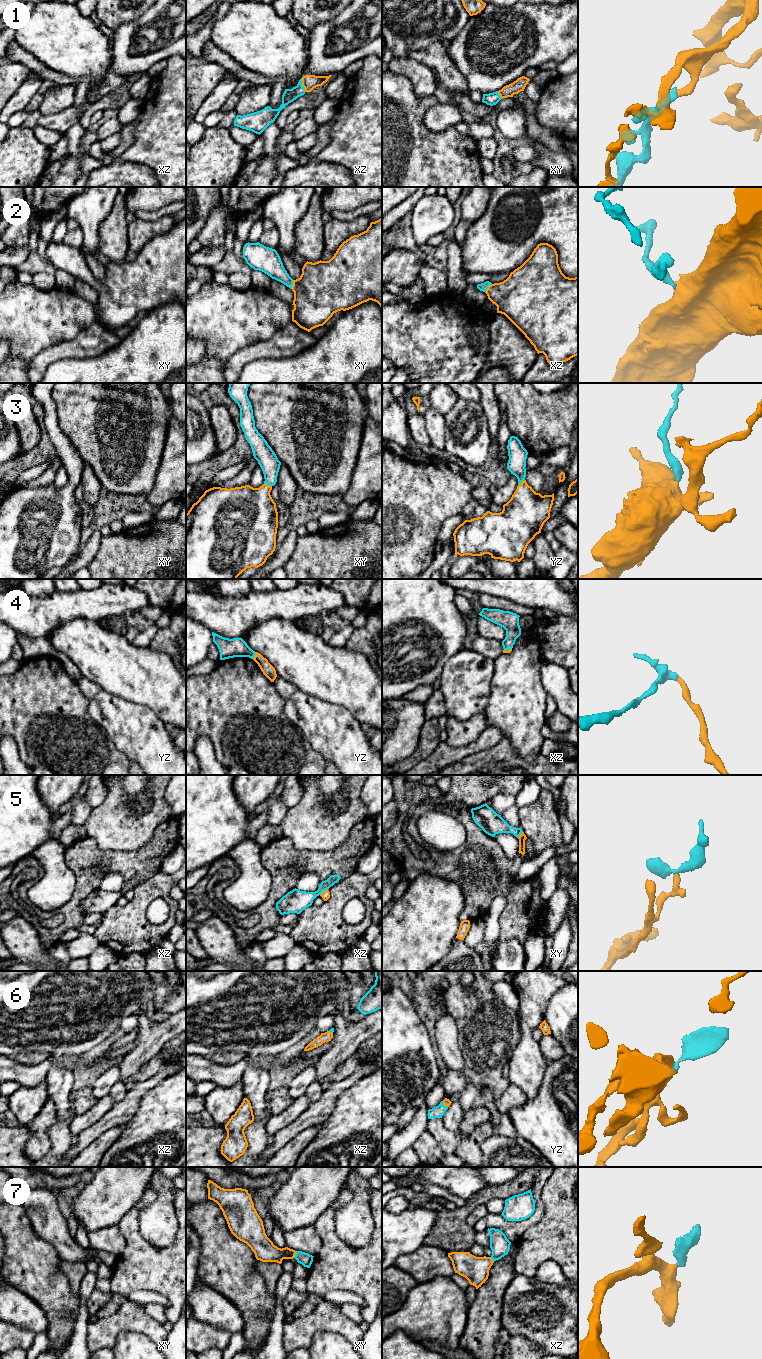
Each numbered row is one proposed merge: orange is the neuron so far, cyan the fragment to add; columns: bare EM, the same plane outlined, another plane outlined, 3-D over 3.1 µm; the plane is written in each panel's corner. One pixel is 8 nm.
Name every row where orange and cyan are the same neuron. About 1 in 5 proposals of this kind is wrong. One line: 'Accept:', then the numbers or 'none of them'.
Accept: 1, 2, 3, 4, 6, 7

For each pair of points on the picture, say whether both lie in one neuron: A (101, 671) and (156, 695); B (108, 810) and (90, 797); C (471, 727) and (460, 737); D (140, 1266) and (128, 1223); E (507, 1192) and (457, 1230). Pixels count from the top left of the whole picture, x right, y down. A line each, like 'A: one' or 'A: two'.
A: one
B: two
C: one
D: one
E: one

